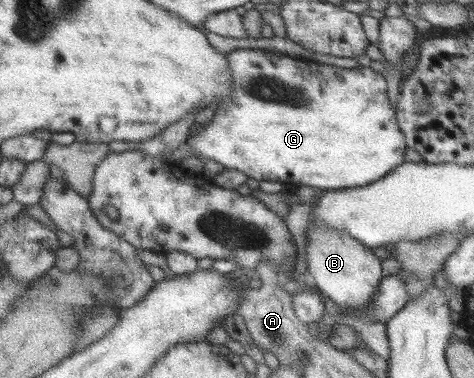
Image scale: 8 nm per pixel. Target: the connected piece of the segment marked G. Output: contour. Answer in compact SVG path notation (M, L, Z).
M237 48L231 55L231 69L233 71L233 94L226 103L219 106L214 118L205 126L197 128L193 136L189 136L189 145L193 151L199 153L202 160L212 159L226 169L236 169L258 181L276 181L285 186L289 184L308 185L318 191L339 190L345 188L357 188L369 185L383 179L388 173L407 161L408 145L406 135L397 117L397 110L391 105L391 99L387 95L387 79L384 73L379 73L371 67L358 66L356 68L343 68L337 65L320 63L316 57L311 60L283 55L281 52L270 52L264 49Z

